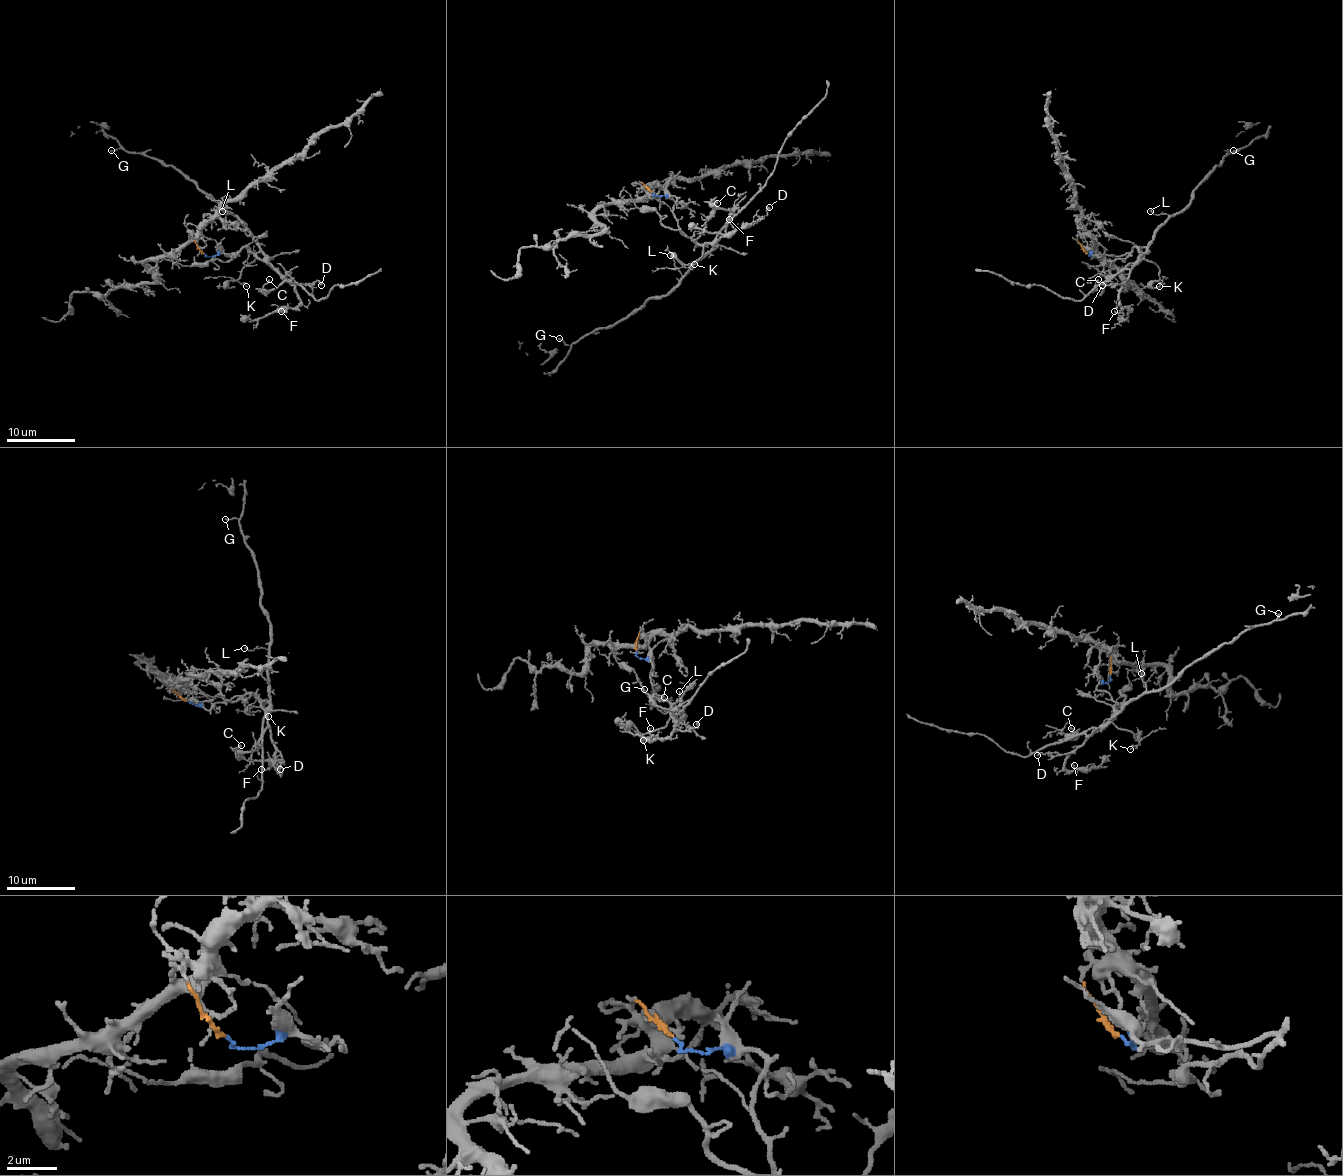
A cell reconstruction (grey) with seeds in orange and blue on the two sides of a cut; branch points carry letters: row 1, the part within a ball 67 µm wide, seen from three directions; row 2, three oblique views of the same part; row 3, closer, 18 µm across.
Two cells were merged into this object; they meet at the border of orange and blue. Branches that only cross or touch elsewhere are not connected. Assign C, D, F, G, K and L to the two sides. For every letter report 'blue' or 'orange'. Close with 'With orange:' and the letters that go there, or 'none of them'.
C: blue
D: blue
F: blue
G: blue
K: blue
L: blue
With orange: none of them

